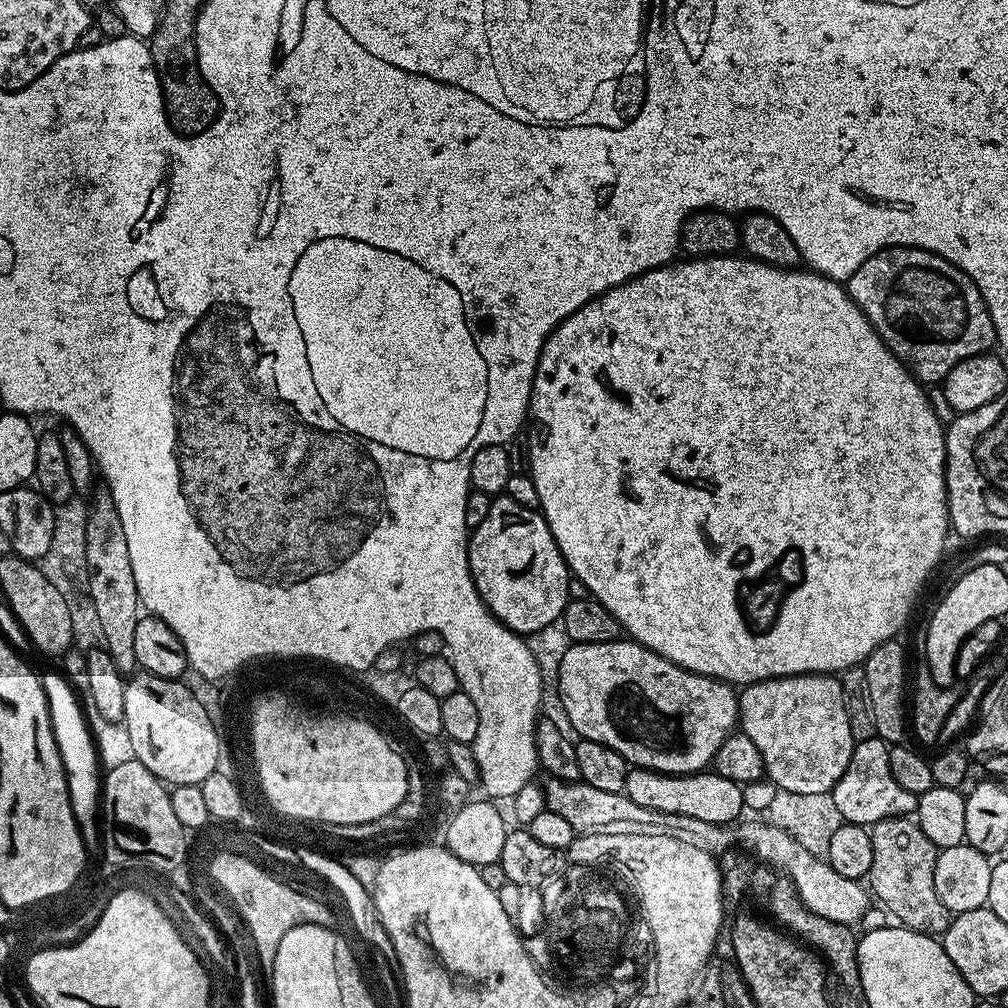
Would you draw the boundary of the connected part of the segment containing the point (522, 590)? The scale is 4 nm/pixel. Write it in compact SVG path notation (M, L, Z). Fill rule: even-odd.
M505 494L497 495L490 510L486 510L486 518L482 518L478 527L471 529L467 558L476 592L484 607L492 613L495 620L501 620L512 632L518 632L527 638L563 617L564 608L570 601L570 573L568 563L554 542L554 534L550 534L550 526L543 512L520 506Z

